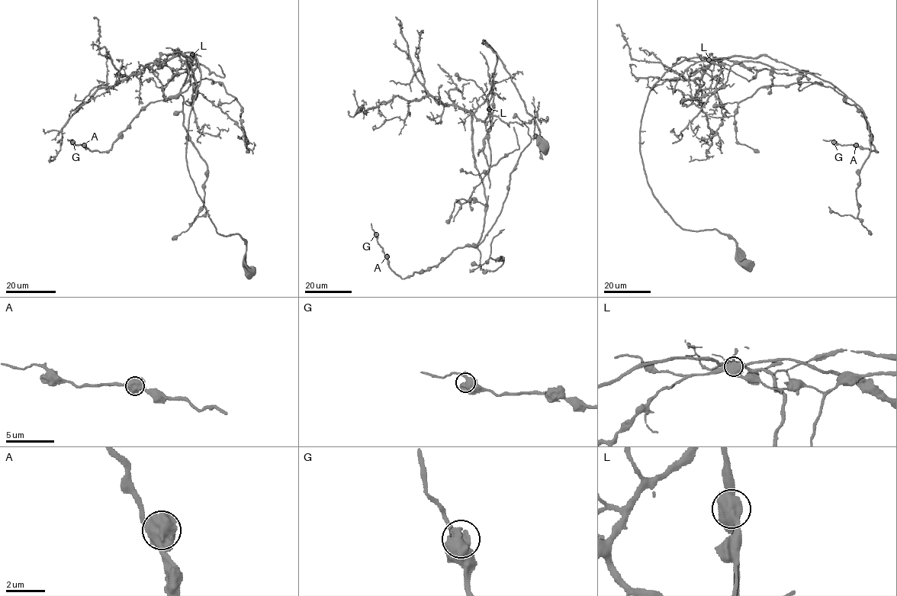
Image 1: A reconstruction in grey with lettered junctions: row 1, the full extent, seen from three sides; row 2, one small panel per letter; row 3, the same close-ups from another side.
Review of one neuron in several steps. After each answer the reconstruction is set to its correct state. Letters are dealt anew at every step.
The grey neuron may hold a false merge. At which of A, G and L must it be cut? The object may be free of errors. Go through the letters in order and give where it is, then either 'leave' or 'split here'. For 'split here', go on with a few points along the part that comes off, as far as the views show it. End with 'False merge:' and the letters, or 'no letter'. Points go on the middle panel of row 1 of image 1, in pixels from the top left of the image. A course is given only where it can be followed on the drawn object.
A: at (387, 256); leave
G: at (376, 234); leave
L: at (489, 109); split here; foreign part runs (489, 109), (490, 127), (483, 148), (489, 167), (488, 172), (469, 200), (462, 204), (453, 221)
False merge: L

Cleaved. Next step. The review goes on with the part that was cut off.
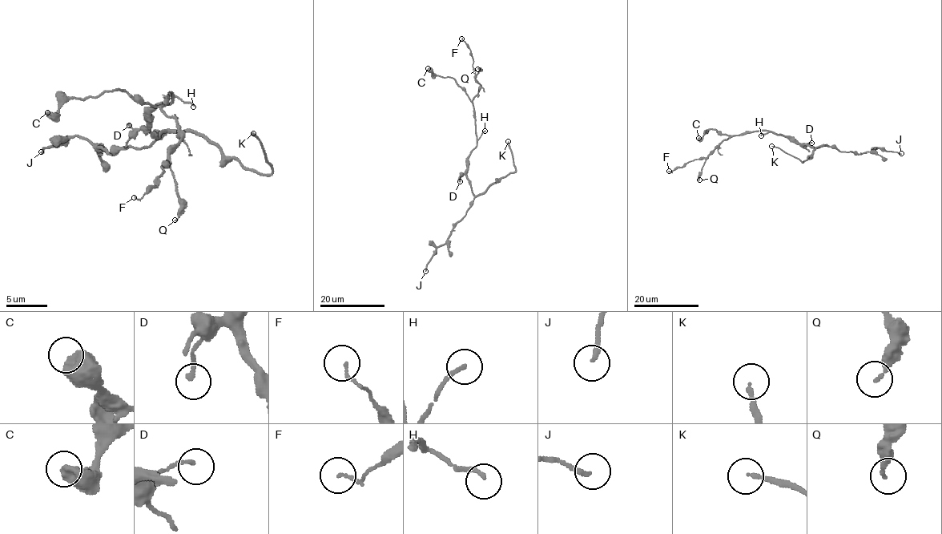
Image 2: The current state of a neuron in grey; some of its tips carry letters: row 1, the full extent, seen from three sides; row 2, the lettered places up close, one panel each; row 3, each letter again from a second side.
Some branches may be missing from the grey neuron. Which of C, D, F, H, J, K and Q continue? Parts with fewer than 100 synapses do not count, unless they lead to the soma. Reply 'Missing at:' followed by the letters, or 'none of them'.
Missing at: K

